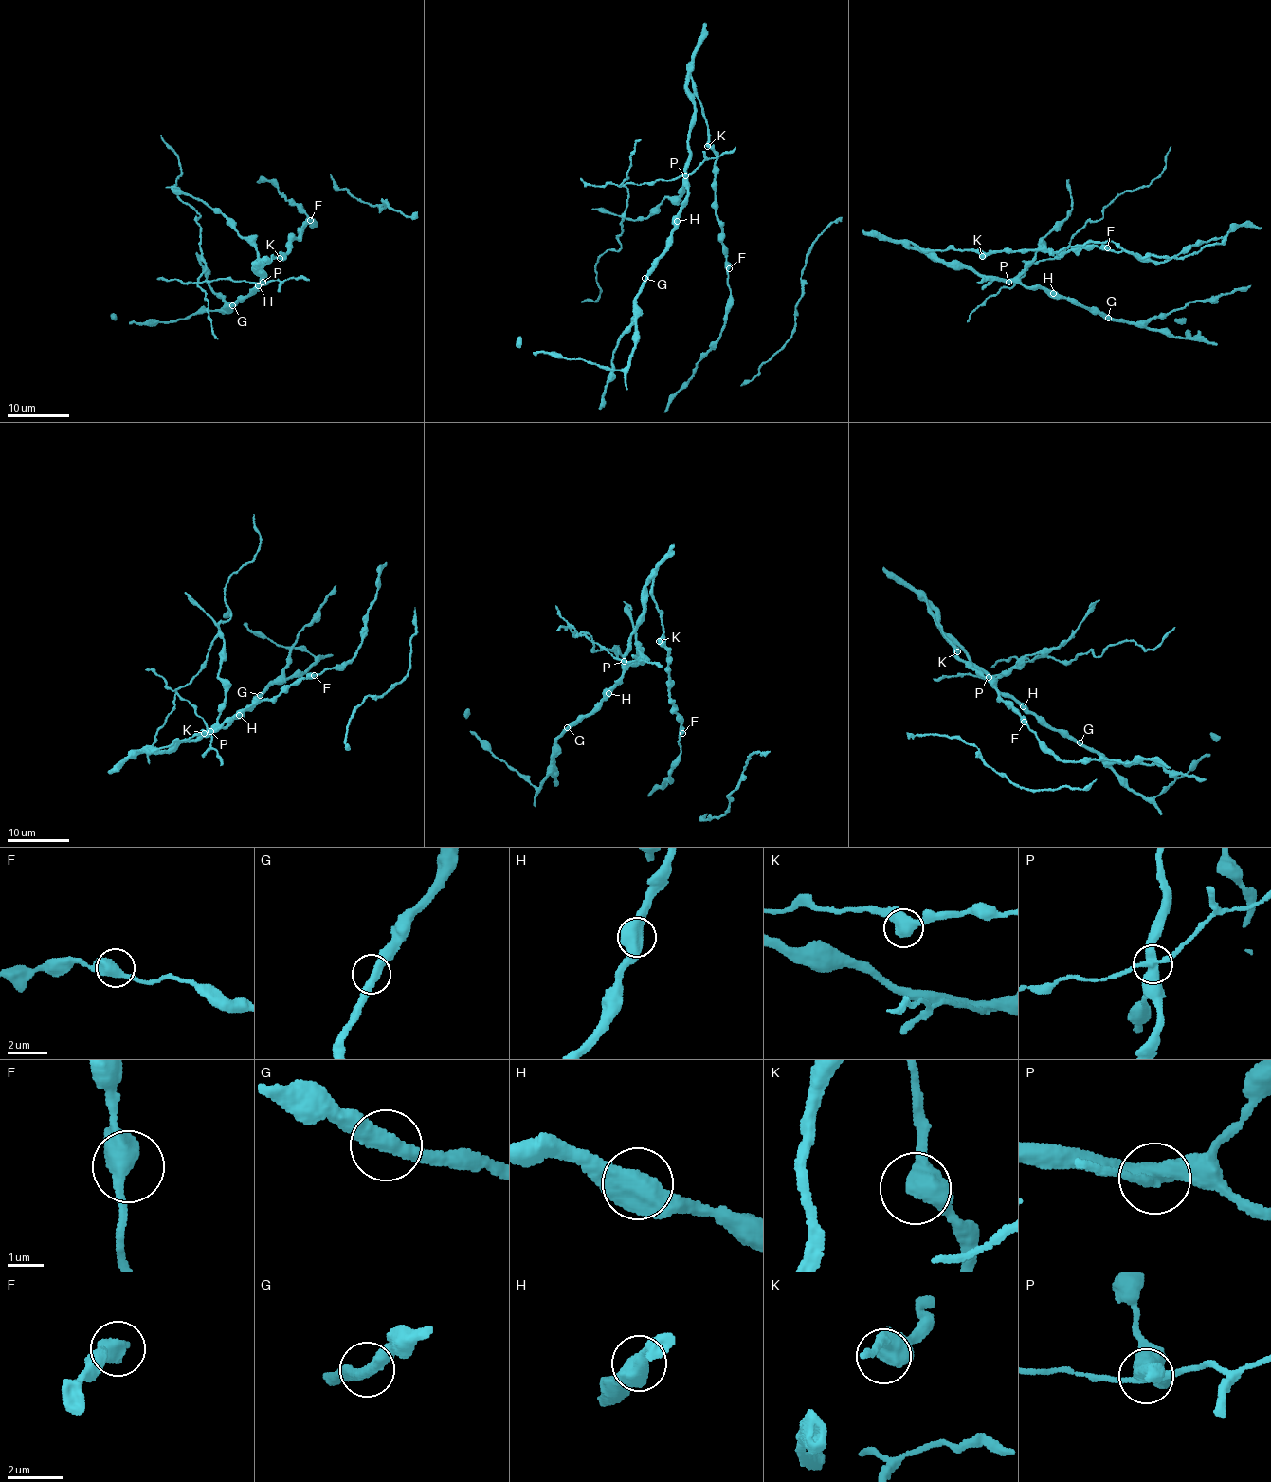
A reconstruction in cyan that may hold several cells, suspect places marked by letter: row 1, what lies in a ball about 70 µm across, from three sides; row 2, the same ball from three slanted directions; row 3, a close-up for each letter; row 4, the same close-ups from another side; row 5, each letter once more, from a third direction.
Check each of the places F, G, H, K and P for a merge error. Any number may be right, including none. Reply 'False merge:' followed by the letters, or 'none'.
False merge: P

